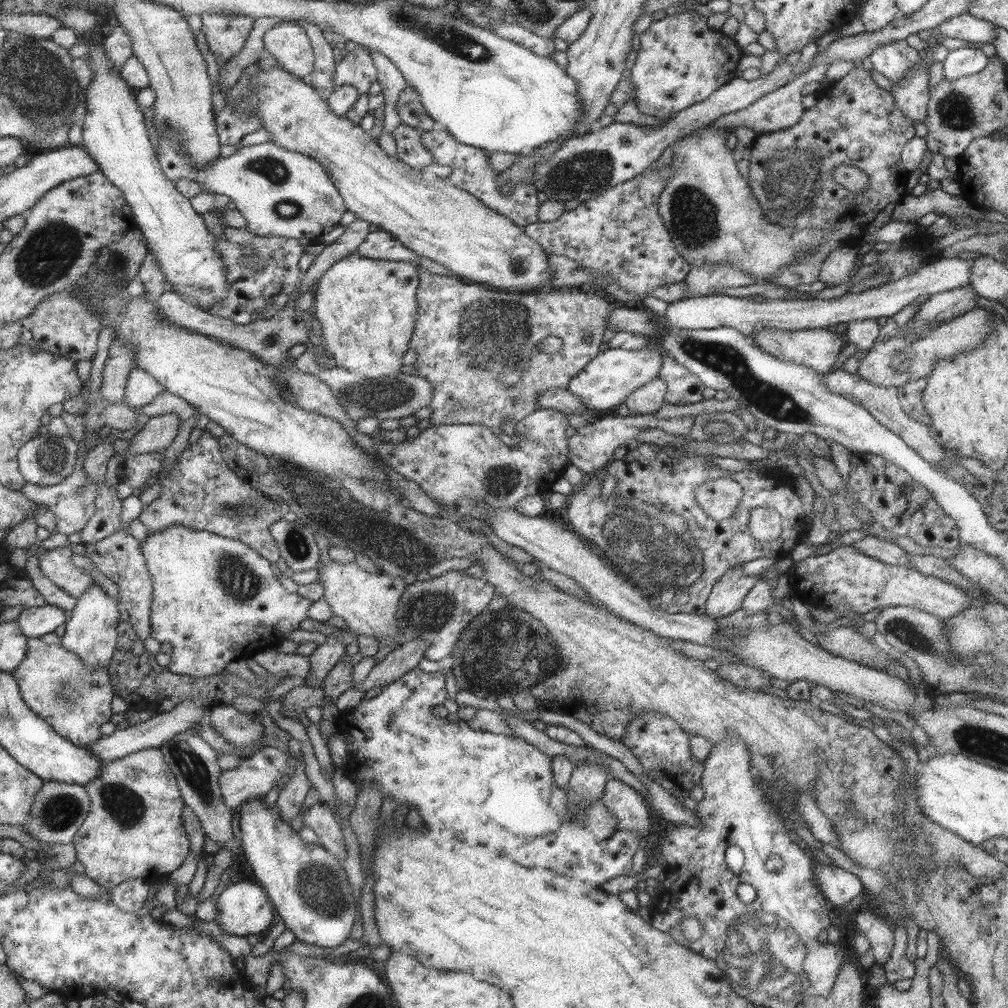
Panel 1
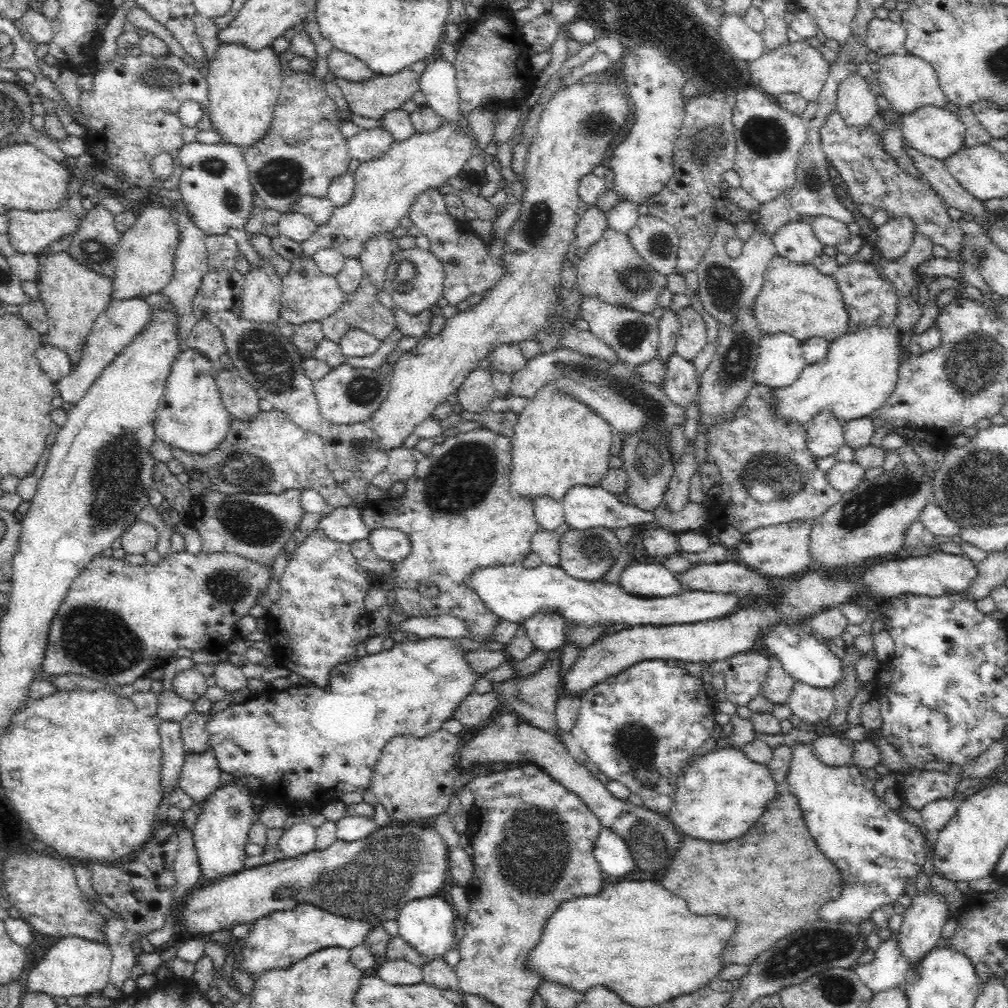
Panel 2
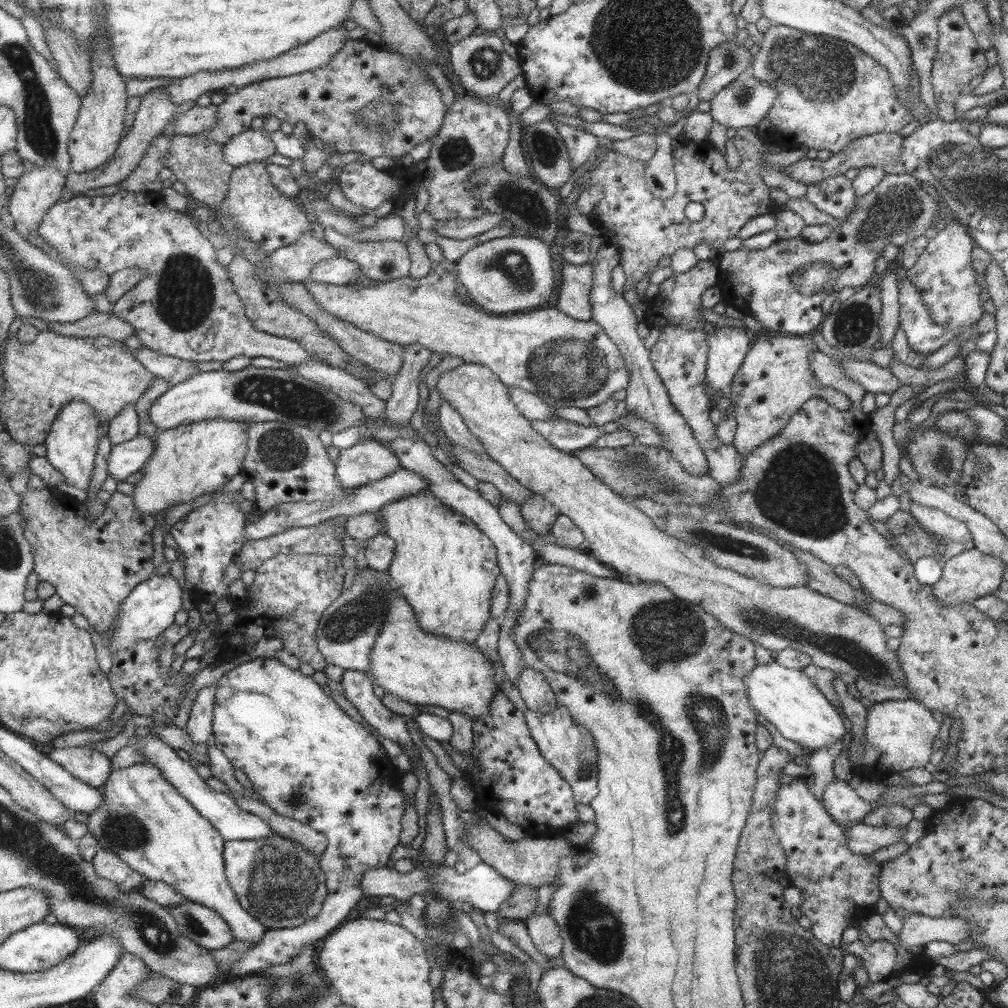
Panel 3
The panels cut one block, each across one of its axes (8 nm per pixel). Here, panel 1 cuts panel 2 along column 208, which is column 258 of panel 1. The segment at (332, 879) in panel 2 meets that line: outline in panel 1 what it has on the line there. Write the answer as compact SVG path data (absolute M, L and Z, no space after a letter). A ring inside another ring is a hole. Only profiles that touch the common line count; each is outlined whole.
M248 880L227 886L215 900L215 911L214 922L221 931L235 937L257 935L273 920L265 892Z

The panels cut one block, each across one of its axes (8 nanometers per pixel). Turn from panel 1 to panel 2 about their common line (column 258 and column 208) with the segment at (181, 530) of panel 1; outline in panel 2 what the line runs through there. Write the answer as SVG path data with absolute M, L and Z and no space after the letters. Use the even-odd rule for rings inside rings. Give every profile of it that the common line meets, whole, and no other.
M188 551L168 554L167 557L161 559L157 565L149 563L143 565L131 565L124 559L116 559L113 556L105 555L95 556L88 566L84 567L79 575L73 580L69 586L68 592L61 602L61 607L57 610L55 617L52 619L49 628L49 637L47 647L45 648L45 657L43 660L42 672L49 678L58 678L58 676L84 676L85 678L95 679L100 683L106 684L110 688L120 688L124 685L132 685L138 678L146 677L149 672L156 668L163 667L167 660L172 659L178 648L188 648L192 652L206 651L210 654L218 655L218 646L224 646L226 640L230 640L234 636L234 624L248 614L248 610L256 604L256 596L260 596L260 592L268 586L270 580L270 568L266 565L258 565L256 561L242 557L236 553L204 553L194 555ZM212 634L218 634L220 638L216 640ZM214 638L214 640L210 640Z

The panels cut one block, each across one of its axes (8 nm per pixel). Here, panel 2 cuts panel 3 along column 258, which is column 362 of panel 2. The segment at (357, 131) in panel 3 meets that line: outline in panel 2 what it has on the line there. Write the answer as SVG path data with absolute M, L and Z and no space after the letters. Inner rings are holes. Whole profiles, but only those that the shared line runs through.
M406 68L392 76L375 75L362 82L352 82L338 77L332 77L332 79L340 86L353 114L382 120L388 112L402 109L402 105L406 104L408 100L412 100L412 96L421 90L421 75L422 73L416 73L414 70Z

